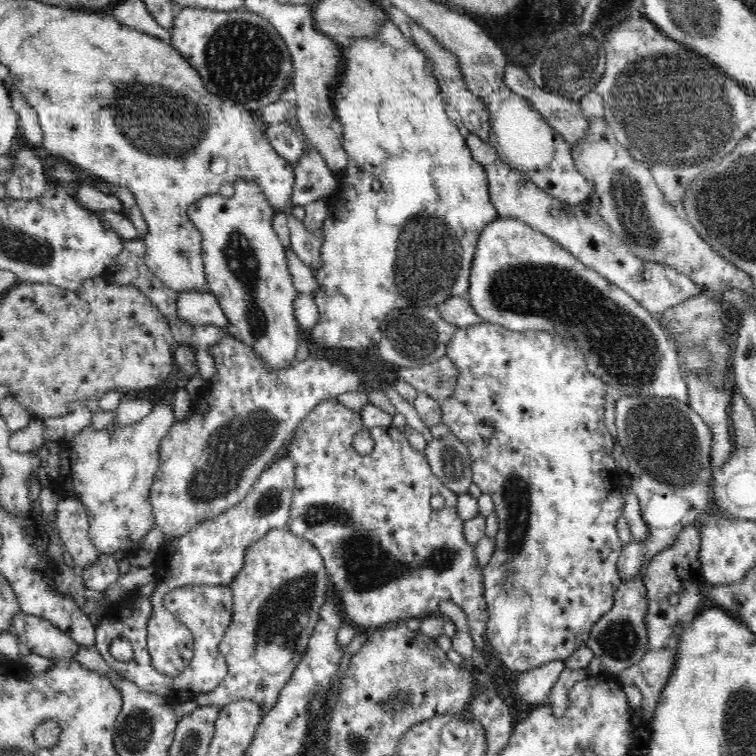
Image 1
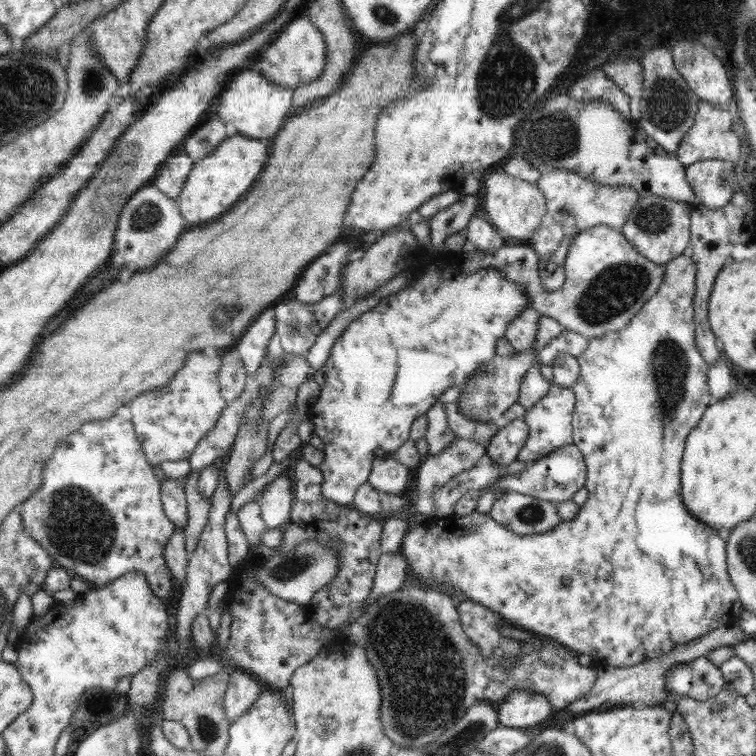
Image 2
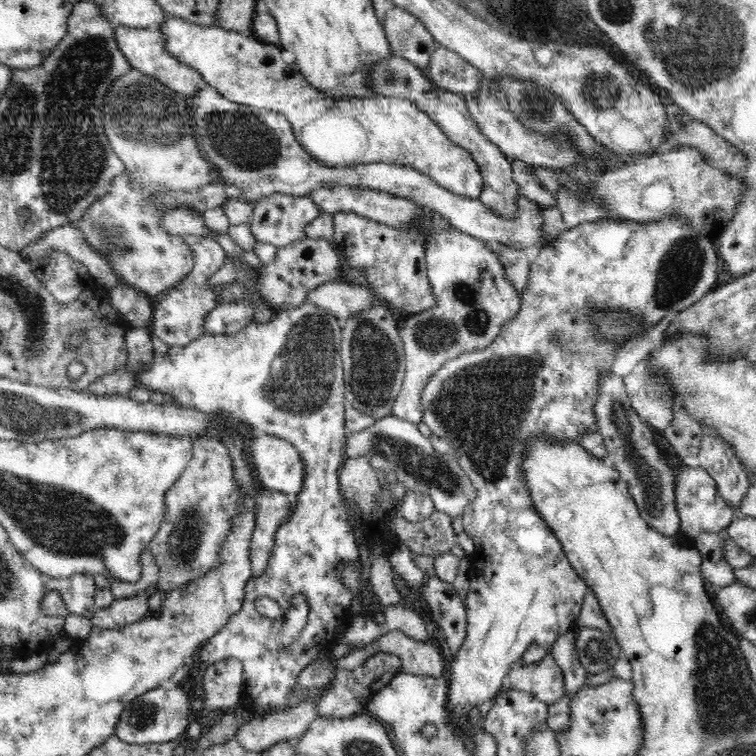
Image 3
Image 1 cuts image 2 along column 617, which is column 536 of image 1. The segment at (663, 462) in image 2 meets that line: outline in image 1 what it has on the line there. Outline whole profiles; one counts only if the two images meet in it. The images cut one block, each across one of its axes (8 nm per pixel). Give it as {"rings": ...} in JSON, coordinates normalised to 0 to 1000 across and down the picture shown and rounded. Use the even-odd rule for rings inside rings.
{"rings":[[[640,426],[627,429],[616,434],[604,433],[601,439],[601,444],[598,444],[593,452],[589,470],[595,472],[595,475],[601,478],[601,483],[606,485],[606,492],[603,492],[606,493],[606,505],[603,505],[603,515],[599,517],[601,522],[598,522],[595,528],[582,532],[586,544],[583,560],[590,562],[595,570],[598,570],[598,574],[614,586],[616,593],[620,595],[623,619],[626,623],[624,638],[635,644],[638,652],[648,653],[651,660],[653,660],[652,677],[656,679],[656,684],[659,684],[660,689],[659,705],[655,710],[653,733],[651,733],[648,743],[642,746],[638,754],[640,758],[638,779],[640,779],[640,792],[643,792],[643,807],[648,811],[648,817],[646,817],[646,823],[643,823],[643,839],[640,840],[643,840],[643,848],[653,856],[653,860],[656,860],[659,868],[661,868],[661,873],[675,888],[688,888],[688,890],[697,889],[698,886],[712,884],[712,881],[717,881],[718,878],[734,873],[746,873],[747,870],[751,870],[763,857],[776,854],[783,828],[786,828],[786,825],[796,817],[798,812],[802,812],[802,810],[810,804],[815,782],[824,771],[823,766],[817,762],[816,747],[825,722],[825,720],[820,716],[819,704],[816,702],[816,690],[817,687],[824,685],[823,675],[825,675],[825,657],[823,657],[823,652],[820,652],[820,646],[816,646],[816,642],[820,639],[820,630],[824,624],[819,623],[813,607],[811,606],[810,595],[812,593],[812,585],[799,560],[802,534],[800,522],[803,521],[803,512],[795,500],[791,500],[775,487],[775,472],[763,462],[761,452],[749,452],[745,450],[742,442],[737,442],[735,437],[733,437],[733,439],[722,439],[721,437],[694,437],[685,439],[672,437],[671,434],[653,427]]]}

